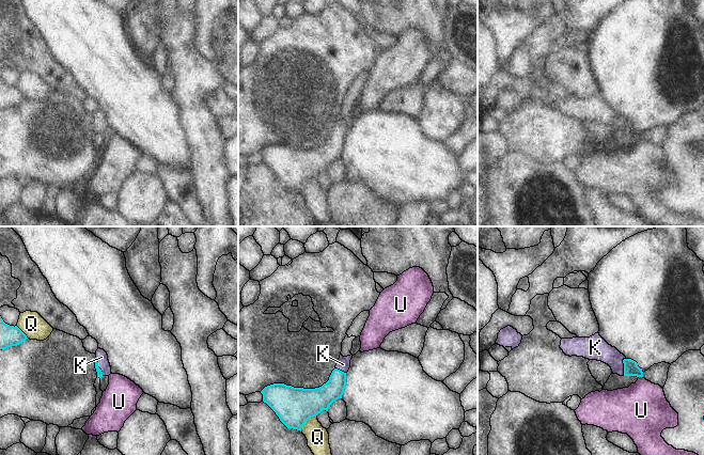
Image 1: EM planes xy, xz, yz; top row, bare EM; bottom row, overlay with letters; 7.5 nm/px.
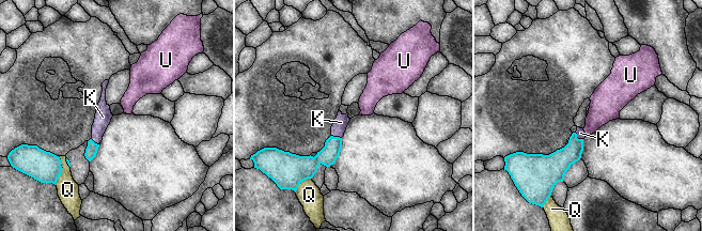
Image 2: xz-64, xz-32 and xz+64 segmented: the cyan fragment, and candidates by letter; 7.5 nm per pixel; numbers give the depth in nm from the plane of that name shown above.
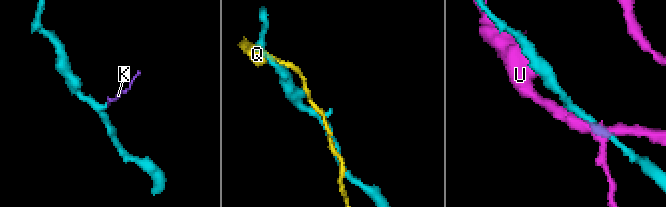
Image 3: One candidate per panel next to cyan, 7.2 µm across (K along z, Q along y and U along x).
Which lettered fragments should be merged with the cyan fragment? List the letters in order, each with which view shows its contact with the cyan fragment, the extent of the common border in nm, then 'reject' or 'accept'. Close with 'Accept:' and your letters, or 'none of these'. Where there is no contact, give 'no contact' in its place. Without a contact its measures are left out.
K: yz | 140 nm | accept
Q: xz | 170 nm | reject
U: yz | 30 nm | reject
Accept: K

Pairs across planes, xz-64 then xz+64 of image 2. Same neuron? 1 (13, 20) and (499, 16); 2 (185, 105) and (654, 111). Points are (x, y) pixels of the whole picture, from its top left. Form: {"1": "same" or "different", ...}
{"1": "different", "2": "different"}

